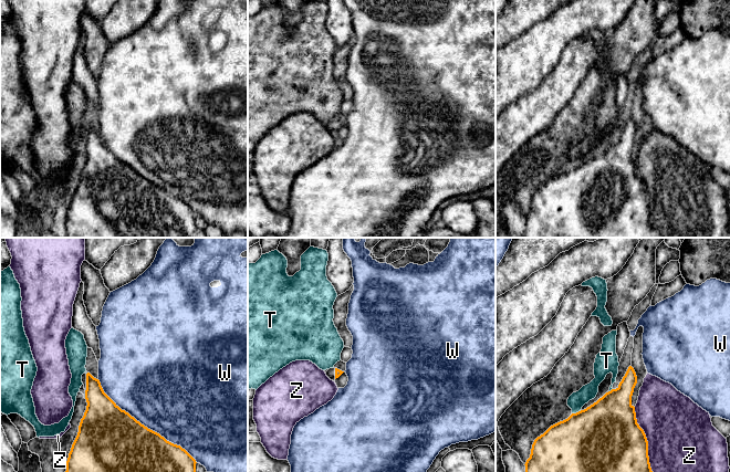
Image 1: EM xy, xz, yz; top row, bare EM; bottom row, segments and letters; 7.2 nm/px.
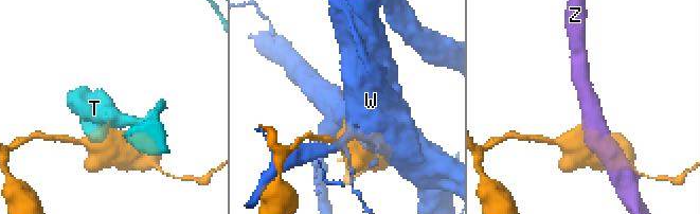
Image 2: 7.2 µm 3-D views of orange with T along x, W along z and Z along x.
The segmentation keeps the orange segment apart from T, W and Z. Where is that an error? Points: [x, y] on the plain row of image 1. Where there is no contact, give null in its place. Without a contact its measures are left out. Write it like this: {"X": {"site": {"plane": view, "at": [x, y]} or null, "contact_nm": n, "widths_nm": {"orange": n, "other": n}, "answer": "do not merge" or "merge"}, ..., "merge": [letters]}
{"T": {"site": {"plane": "yz", "at": [576, 165]}, "contact_nm": 80, "widths_nm": {"orange": 500, "other": 120}, "answer": "do not merge"}, "W": {"site": {"plane": "xy", "at": [145, 179]}, "contact_nm": 950, "widths_nm": {"orange": 500, "other": 480}, "answer": "do not merge"}, "Z": {"site": {"plane": "yz", "at": [647, 198]}, "contact_nm": 600, "widths_nm": {"orange": 500, "other": 500}, "answer": "do not merge"}, "merge": []}

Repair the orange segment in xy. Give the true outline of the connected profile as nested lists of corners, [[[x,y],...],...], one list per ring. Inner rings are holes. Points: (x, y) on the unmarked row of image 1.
[[[90,125],[86,126],[85,151],[86,162],[79,178],[77,188],[72,197],[66,213],[66,238],[207,238],[205,231],[198,230],[196,225],[196,212],[180,198],[167,193],[159,186],[148,181],[125,162],[122,162],[103,143],[98,132]]]

